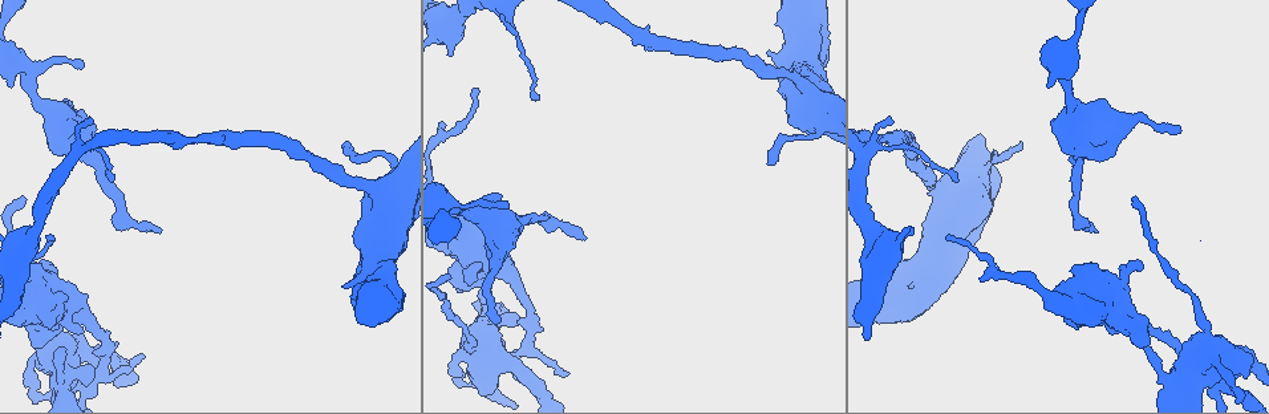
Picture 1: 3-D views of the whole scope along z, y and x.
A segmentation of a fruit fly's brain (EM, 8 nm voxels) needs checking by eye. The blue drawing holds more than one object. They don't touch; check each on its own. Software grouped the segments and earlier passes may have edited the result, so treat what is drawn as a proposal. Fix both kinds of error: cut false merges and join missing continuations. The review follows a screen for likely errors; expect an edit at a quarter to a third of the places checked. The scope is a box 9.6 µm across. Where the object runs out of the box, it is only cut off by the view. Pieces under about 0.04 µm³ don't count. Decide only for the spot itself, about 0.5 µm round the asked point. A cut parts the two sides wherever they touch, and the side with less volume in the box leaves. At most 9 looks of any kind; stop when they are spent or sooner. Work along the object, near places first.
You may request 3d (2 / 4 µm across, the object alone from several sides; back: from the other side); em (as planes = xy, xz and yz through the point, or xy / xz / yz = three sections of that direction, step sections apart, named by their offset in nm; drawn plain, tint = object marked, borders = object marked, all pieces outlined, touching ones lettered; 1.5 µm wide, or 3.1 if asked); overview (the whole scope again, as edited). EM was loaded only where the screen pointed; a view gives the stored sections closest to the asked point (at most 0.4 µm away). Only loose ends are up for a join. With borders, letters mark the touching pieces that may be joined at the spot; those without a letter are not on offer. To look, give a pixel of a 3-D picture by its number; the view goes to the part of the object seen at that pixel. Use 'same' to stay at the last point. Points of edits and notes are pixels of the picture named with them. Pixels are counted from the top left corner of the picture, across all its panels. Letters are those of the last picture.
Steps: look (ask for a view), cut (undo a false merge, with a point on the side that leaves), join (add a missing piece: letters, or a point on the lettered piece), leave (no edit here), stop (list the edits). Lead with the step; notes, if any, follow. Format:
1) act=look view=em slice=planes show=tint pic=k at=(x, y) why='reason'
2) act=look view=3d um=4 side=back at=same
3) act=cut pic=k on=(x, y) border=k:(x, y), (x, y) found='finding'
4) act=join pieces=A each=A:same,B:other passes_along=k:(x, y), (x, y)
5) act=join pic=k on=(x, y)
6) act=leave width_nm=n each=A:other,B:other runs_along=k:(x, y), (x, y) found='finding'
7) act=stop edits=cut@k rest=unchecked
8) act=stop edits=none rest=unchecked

act=look view=em slice=planes show=plain pic=1 at=(468, 350) why='calibre changes'

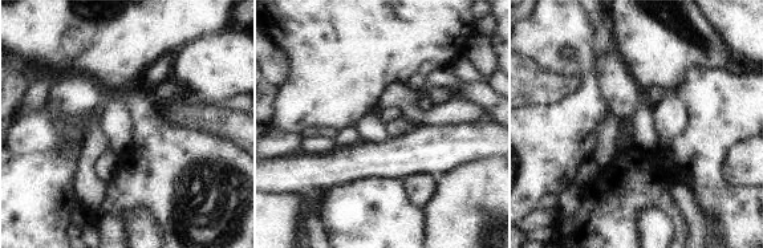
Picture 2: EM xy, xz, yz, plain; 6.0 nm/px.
act=look view=em slice=planes show=borders at=same

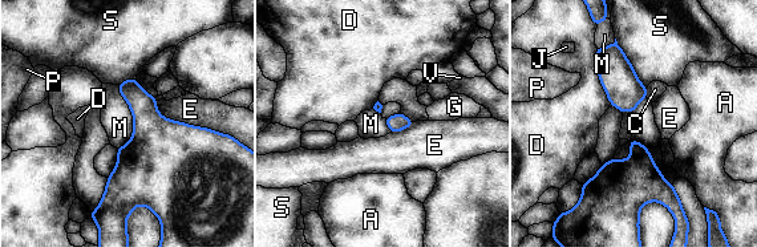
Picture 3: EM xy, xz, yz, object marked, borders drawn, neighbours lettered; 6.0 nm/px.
act=leave width_nm=100 each=A:other,C:other,D:other,E:other,G:other,J:other,M:other,P:other,S:other,V:other border=3:(117, 85), (133, 117), (117, 149) found='one neuron here'

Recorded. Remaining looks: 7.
act=look view=em slice=xz step=4 show=borders pic=1 at=(1106, 156) why='branch stops here'

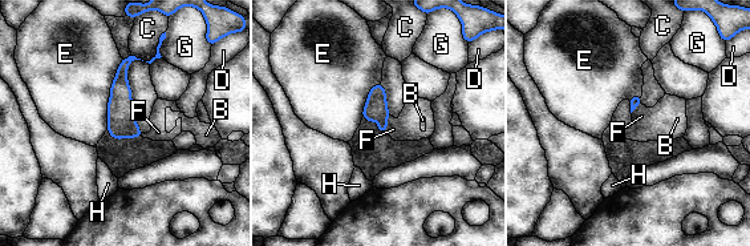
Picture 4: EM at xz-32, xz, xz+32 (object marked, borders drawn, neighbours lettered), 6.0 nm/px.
act=look view=em slice=planes show=borders at=same why='cut it another way'

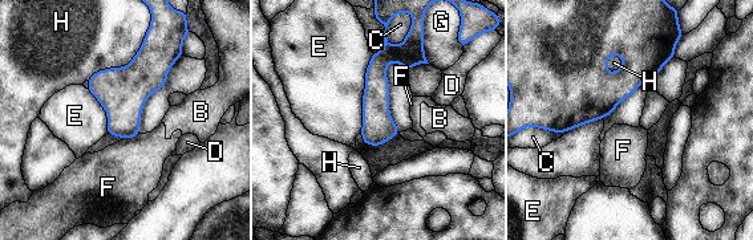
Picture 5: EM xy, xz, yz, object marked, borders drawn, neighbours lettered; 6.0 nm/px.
act=leave longest_contact=E:480nm each=B:other,C:other,D:other,E:other,F:other,G:other,H:other runs_along=5:(407, 48), (377, 66), (367, 139) found='none of them fits'

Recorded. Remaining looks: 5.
act=look view=3d um=4 pic=1 at=(501, 321) why='branch stops here'

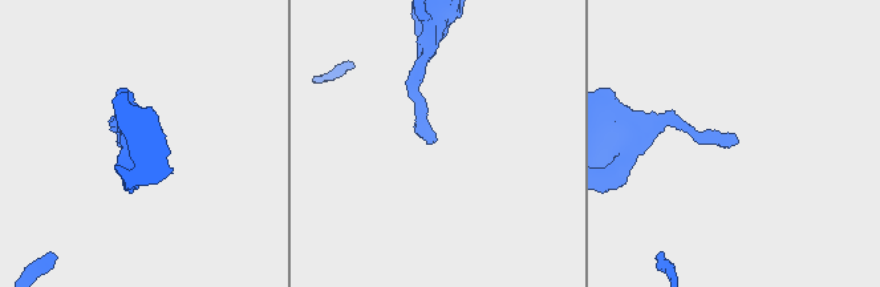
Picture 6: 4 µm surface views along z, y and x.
act=look view=em slice=planes show=plain pic=6 at=(436, 141) why='now the EM'

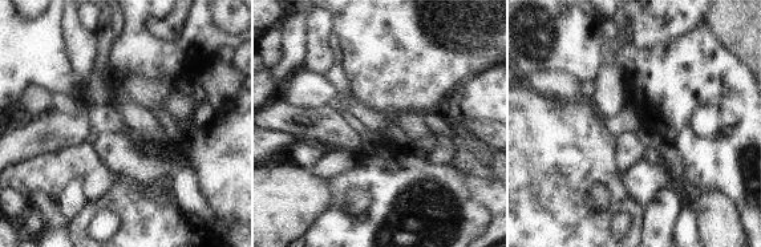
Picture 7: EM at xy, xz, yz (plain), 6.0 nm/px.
act=look view=em slice=planes show=borders at=same why='see the neighbours'

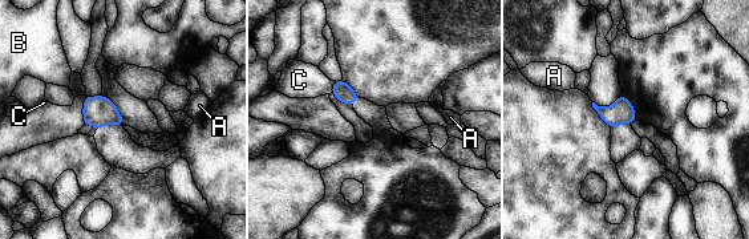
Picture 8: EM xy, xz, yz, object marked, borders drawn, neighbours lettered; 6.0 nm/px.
act=leave each=A:other,B:other,C:other border=8:(335, 81), (331, 92) found='none of them fits'

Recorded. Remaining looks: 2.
act=look view=3d um=2 pic=1 at=(566, 372)

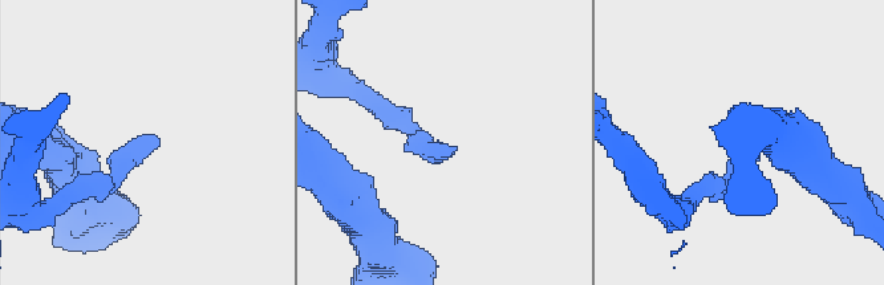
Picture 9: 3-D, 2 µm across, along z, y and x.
act=look view=em slice=xy step=4 show=borders pic=9 at=(454, 150)

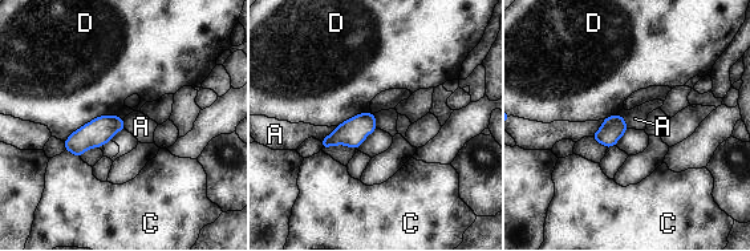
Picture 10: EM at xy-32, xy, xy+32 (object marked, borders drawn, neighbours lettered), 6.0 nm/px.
act=leave each=A:other,C:other,D:other border=10:(336, 126), (320, 141) found='no lettered piece goes on from it'

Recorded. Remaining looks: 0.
act=stop edits=none rest=unchecked

